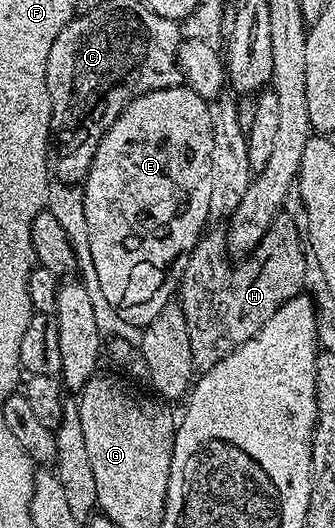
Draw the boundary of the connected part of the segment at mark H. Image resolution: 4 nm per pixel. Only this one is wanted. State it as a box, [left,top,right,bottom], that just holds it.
[178,212,306,372]

